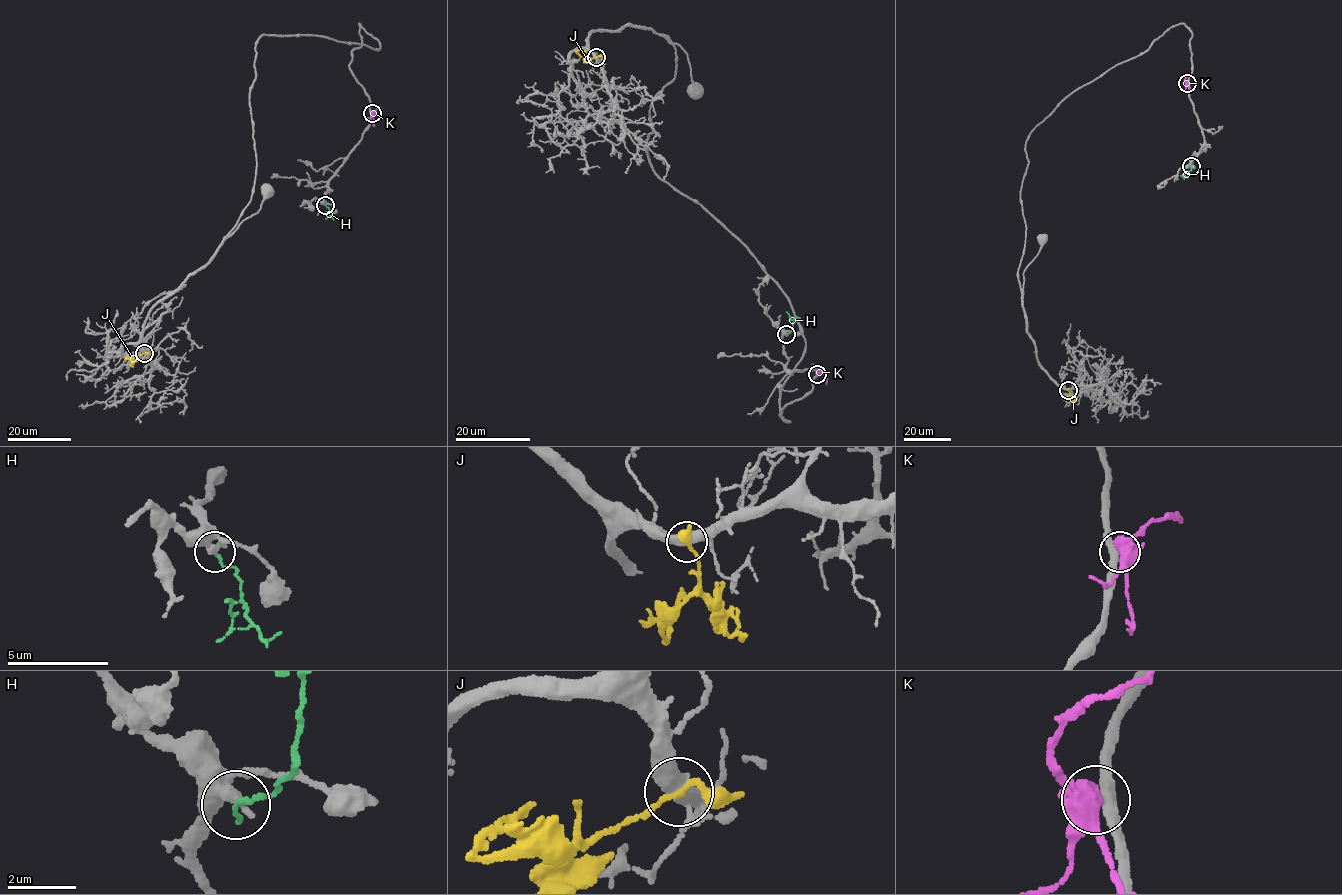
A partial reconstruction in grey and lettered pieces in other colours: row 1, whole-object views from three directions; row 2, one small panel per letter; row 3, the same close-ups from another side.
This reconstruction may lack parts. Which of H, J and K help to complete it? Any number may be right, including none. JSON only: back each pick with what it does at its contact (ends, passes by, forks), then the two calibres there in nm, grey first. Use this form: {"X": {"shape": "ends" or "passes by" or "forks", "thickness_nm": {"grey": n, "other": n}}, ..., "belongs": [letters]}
{"belongs": []}

